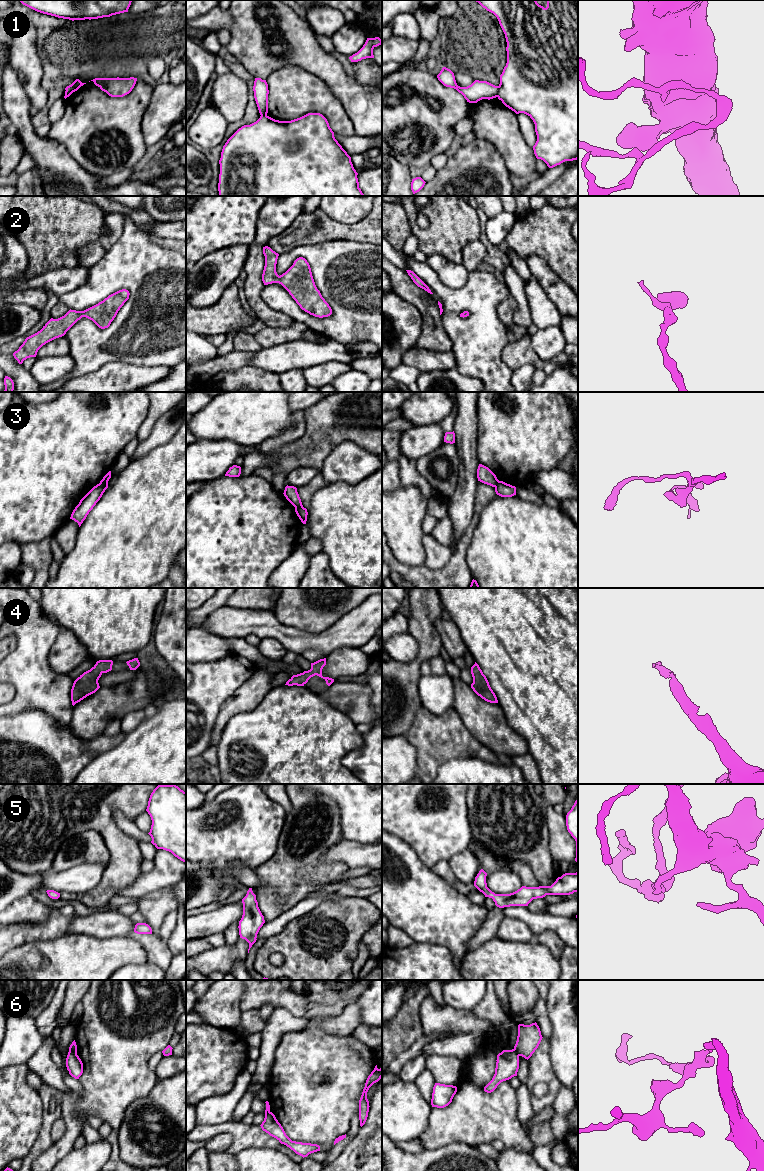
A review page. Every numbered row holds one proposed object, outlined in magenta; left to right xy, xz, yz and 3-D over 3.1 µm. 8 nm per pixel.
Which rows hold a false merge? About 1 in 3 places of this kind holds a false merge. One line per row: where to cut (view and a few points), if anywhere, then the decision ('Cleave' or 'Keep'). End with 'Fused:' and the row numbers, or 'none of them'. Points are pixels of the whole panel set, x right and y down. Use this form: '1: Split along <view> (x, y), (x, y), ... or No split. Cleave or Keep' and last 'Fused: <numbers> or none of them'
1: Split along yz (499, 86), (497, 96). Cleave
2: No split. Keep
3: Split along xy (107, 480), (100, 483). Cleave
4: No split. Keep
5: No split. Keep
6: Split along xy (69, 1050), (76, 1053). Cleave
Fused: 1, 3, 6

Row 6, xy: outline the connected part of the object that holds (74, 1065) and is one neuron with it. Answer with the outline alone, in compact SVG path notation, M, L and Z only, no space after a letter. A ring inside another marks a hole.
M72 1051L68 1052L66 1058L66 1067L69 1071L69 1074L75 1079L79 1079L79 1077L83 1073L83 1063L77 1053L74 1053Z

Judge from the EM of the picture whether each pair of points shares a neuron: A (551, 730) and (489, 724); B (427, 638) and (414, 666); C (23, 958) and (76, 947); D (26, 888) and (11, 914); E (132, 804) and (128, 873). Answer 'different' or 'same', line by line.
A: different
B: same
C: same
D: different
E: same

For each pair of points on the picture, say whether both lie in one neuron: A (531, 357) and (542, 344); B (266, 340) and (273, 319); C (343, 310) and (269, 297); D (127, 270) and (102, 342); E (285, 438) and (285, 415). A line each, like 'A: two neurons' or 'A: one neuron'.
A: two neurons
B: two neurons
C: one neuron
D: one neuron
E: two neurons

